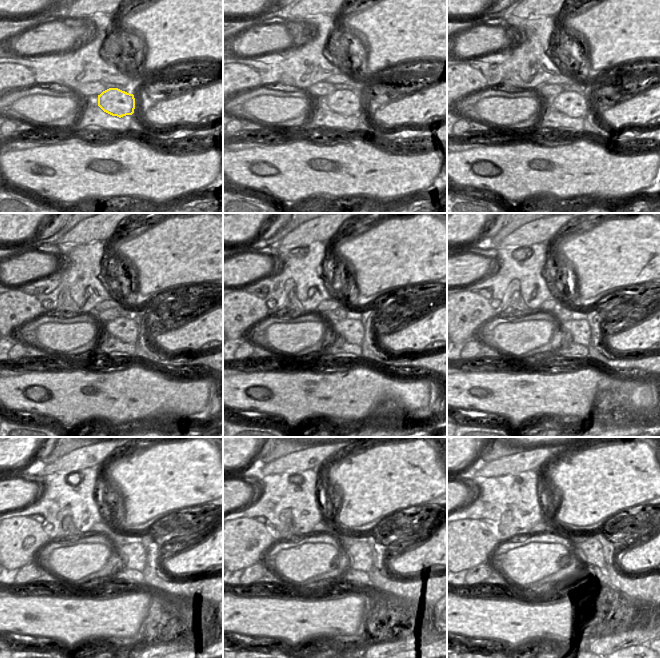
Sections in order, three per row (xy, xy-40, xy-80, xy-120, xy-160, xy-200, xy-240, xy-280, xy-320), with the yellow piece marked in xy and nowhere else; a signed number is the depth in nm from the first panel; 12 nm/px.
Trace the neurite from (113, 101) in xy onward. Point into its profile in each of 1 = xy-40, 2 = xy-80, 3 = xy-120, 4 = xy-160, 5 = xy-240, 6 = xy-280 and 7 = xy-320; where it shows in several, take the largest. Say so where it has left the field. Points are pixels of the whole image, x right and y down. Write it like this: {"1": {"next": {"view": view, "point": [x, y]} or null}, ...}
{"1": {"next": {"view": "xy-40", "point": [347, 103]}}, "2": {"next": {"view": "xy-80", "point": [572, 104]}}, "3": {"next": {"view": "xy-120", "point": [127, 330]}}, "4": {"next": {"view": "xy-160", "point": [352, 331]}}, "5": {"next": {"view": "xy-240", "point": [135, 556]}}, "6": {"next": {"view": "xy-280", "point": [363, 555]}}, "7": {"next": {"view": "xy-320", "point": [592, 555]}}}

